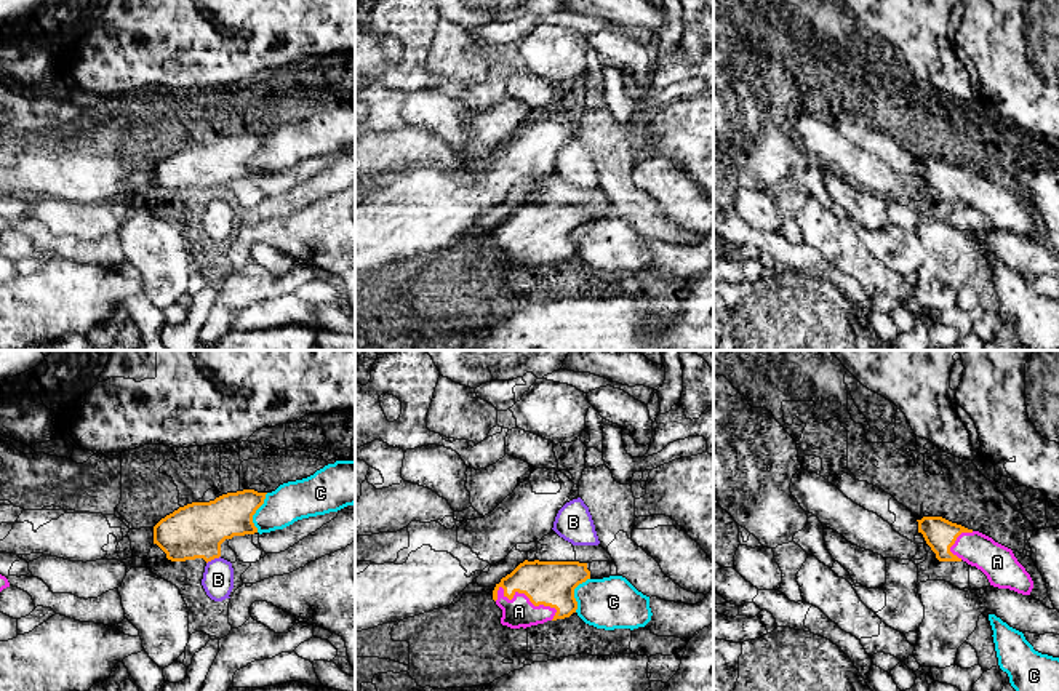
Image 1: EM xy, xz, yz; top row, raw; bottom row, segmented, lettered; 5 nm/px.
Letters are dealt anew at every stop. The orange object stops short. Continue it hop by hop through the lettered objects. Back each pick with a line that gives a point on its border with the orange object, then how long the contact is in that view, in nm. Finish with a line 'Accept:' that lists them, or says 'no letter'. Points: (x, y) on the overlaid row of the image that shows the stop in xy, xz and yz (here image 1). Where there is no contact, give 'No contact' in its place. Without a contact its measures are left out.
A: Touches orange at xz (525, 594). Shared border 320 nm
Accept: A

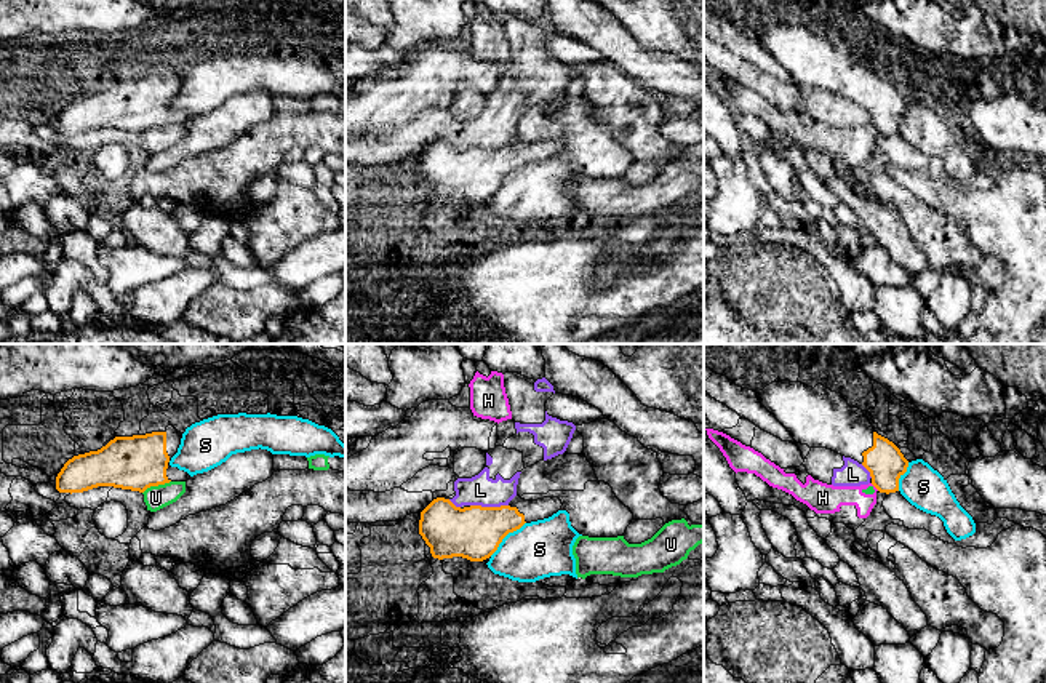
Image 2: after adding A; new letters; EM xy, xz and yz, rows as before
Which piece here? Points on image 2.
Accept: no letter

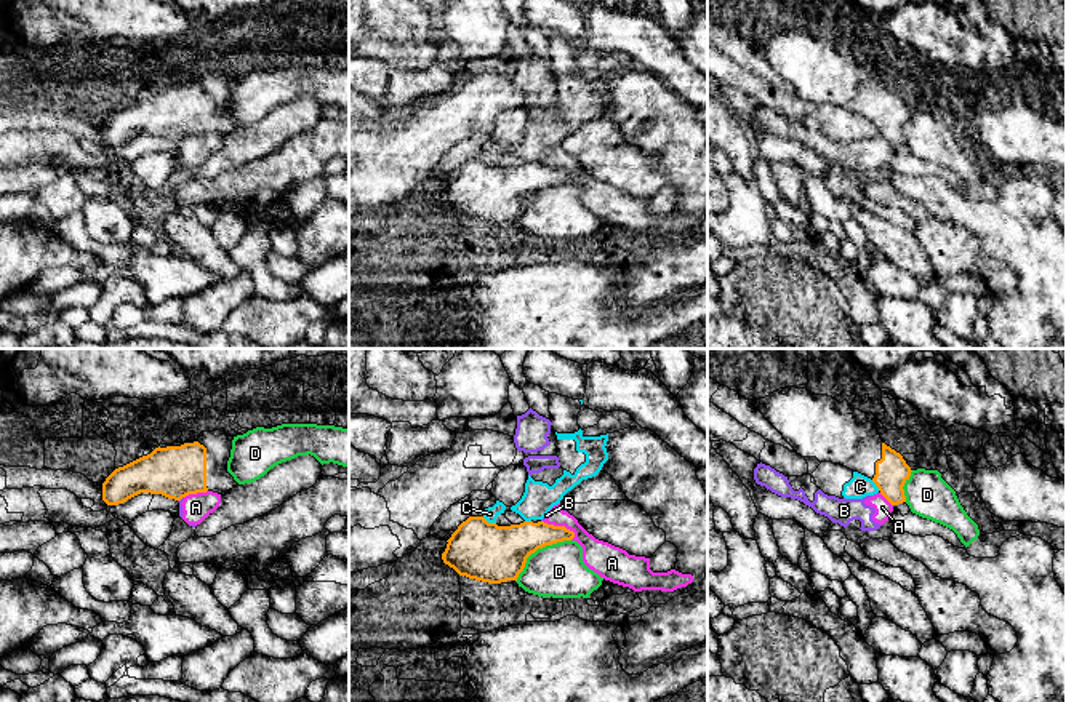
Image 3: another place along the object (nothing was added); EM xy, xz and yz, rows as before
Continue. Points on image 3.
Accept: no letter

